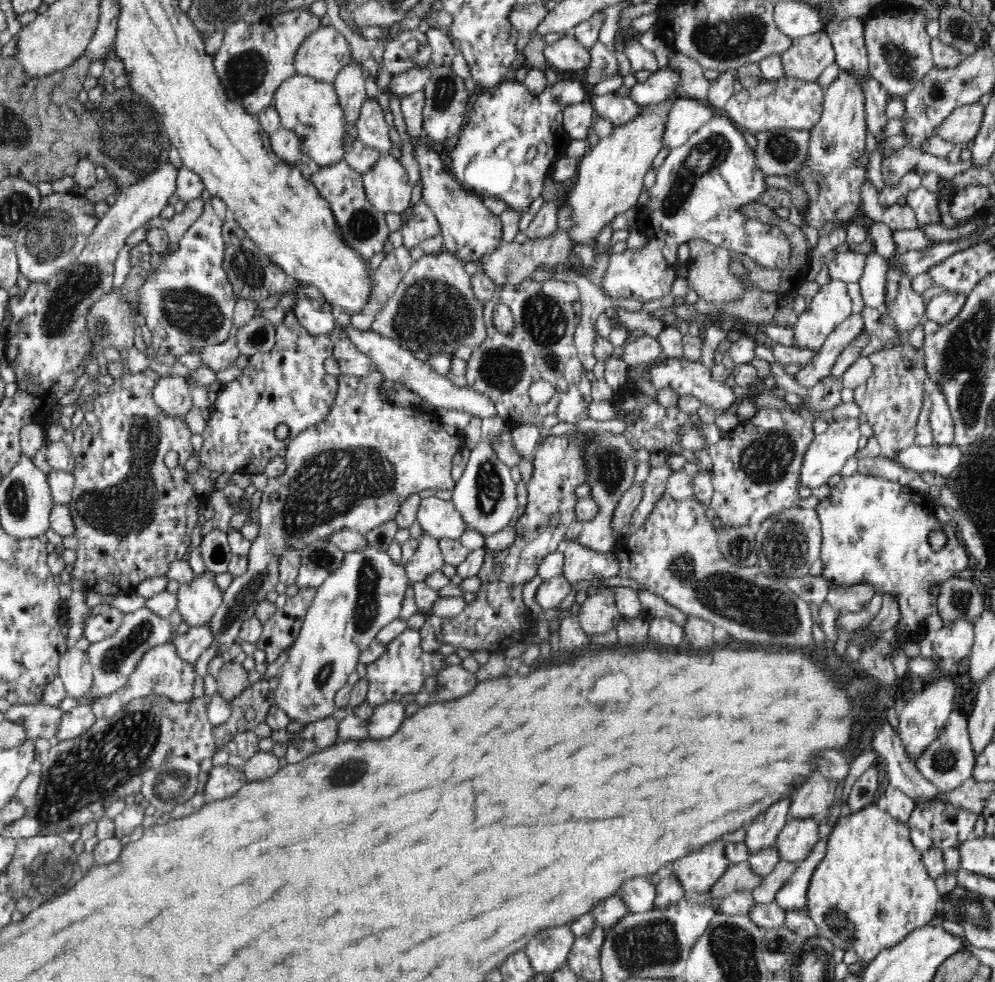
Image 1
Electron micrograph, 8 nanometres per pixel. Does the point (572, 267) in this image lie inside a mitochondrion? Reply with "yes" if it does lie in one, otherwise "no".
no

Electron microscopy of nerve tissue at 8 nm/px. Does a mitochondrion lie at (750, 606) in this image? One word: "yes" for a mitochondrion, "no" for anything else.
yes

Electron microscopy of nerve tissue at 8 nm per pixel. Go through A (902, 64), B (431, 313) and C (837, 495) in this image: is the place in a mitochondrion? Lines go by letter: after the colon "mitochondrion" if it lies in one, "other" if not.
A: mitochondrion
B: mitochondrion
C: other

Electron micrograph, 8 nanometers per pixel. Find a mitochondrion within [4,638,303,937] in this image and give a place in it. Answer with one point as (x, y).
(85, 775)

